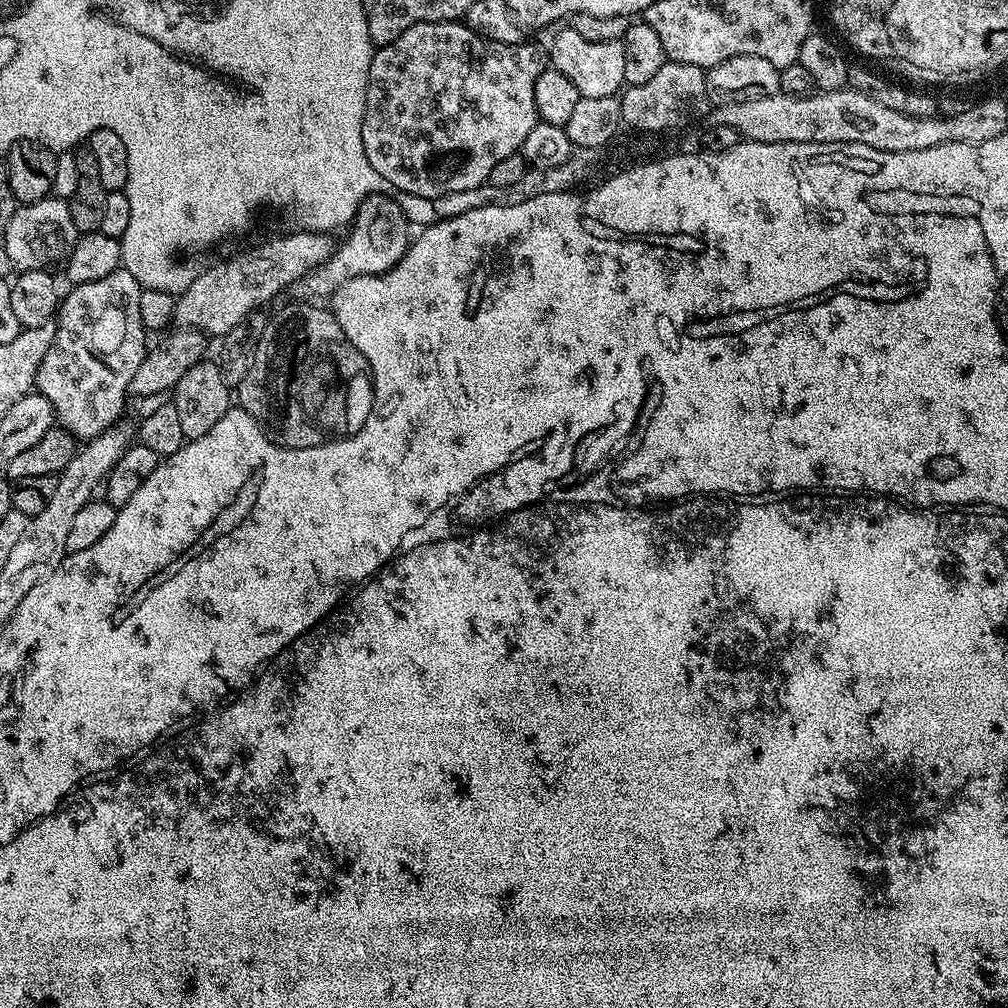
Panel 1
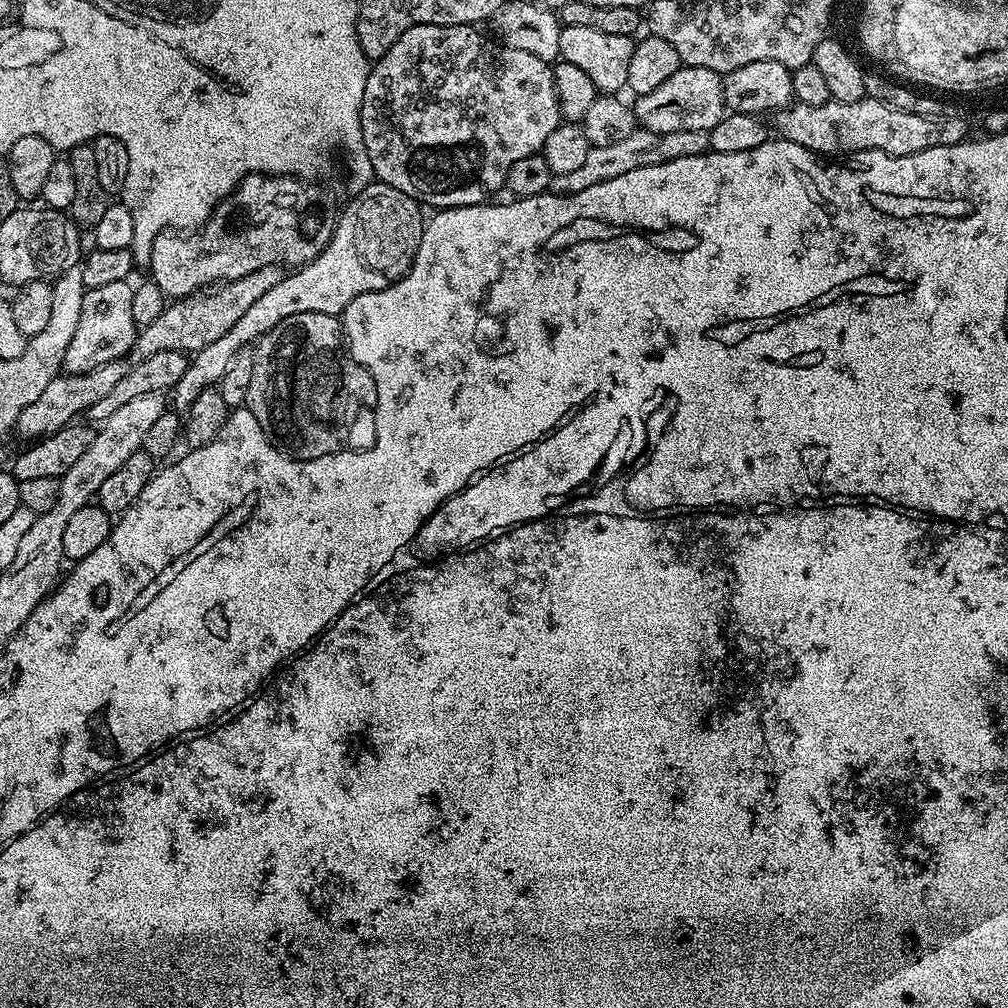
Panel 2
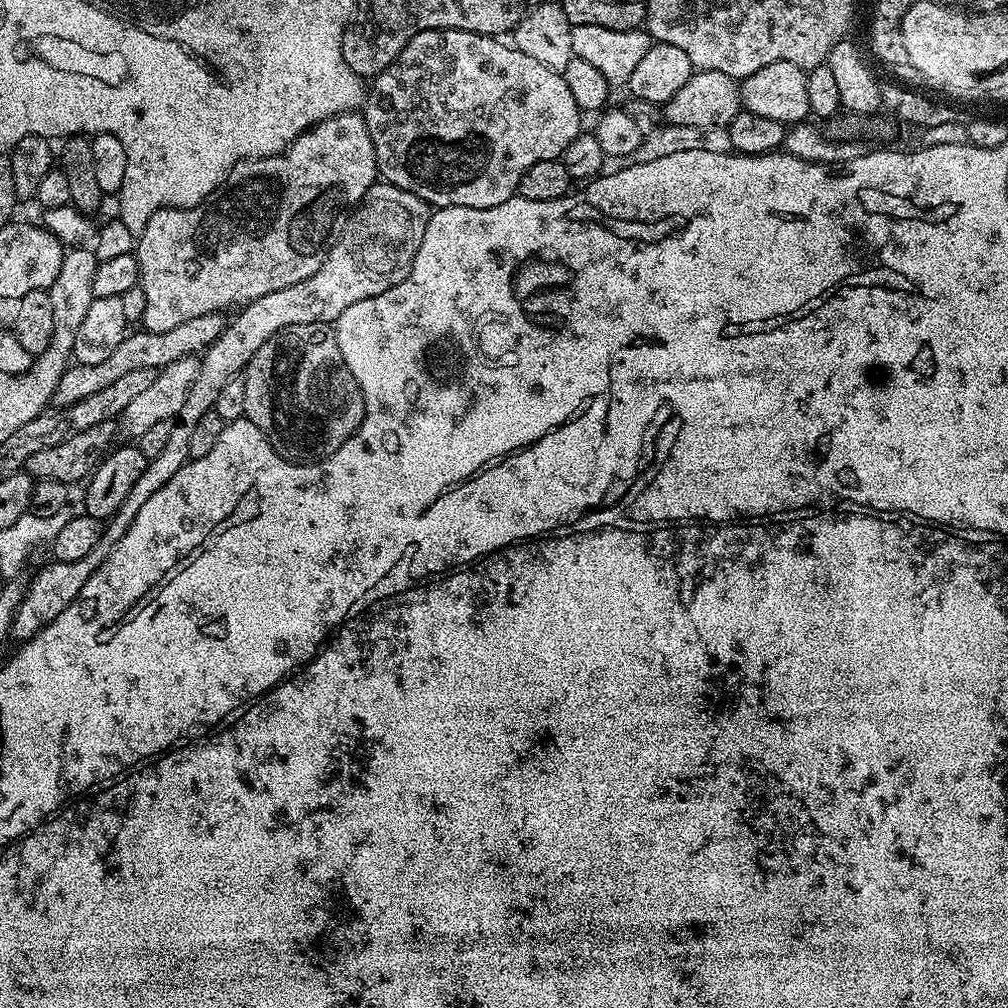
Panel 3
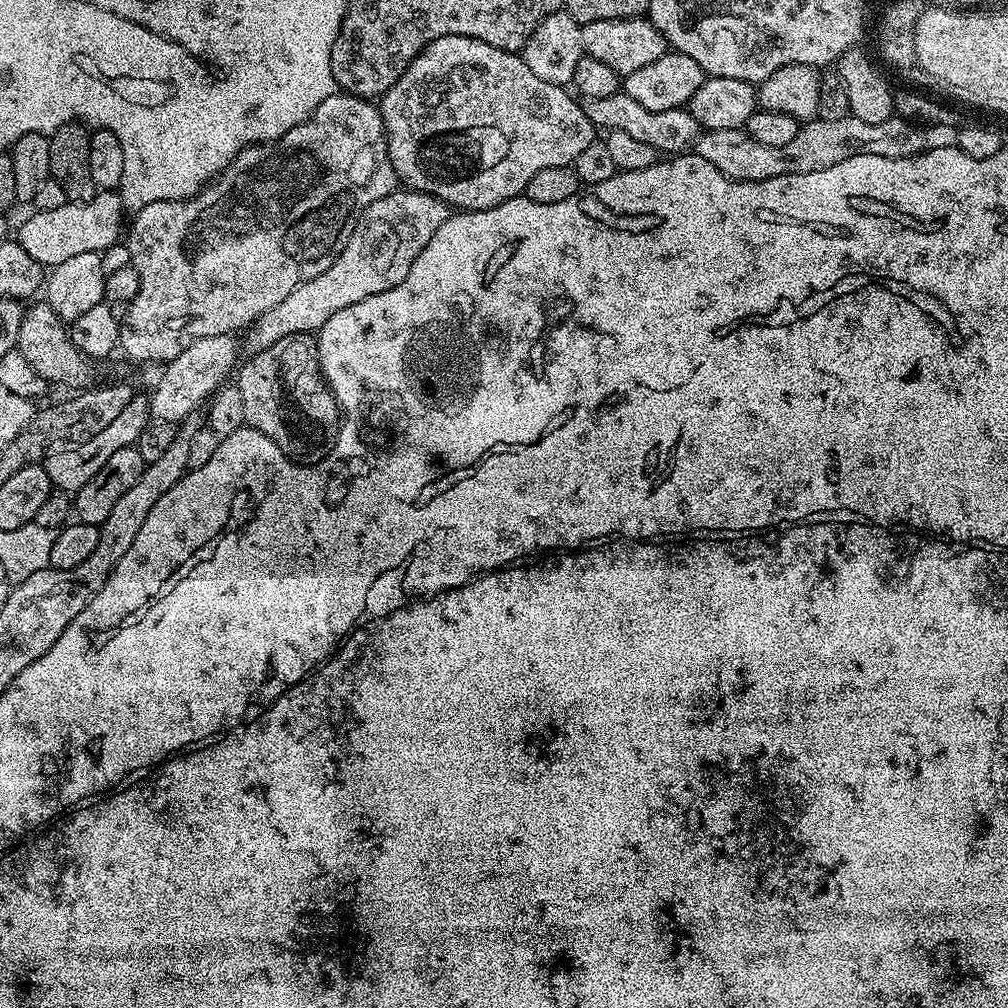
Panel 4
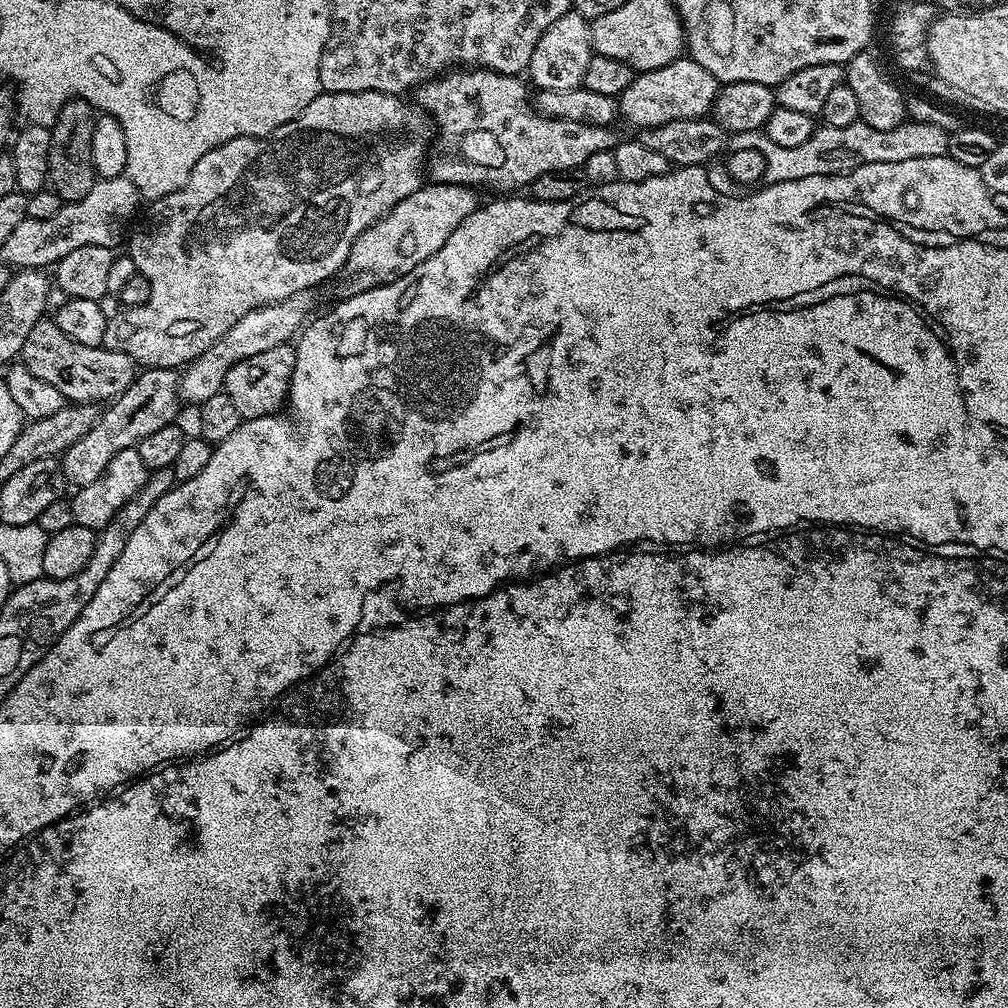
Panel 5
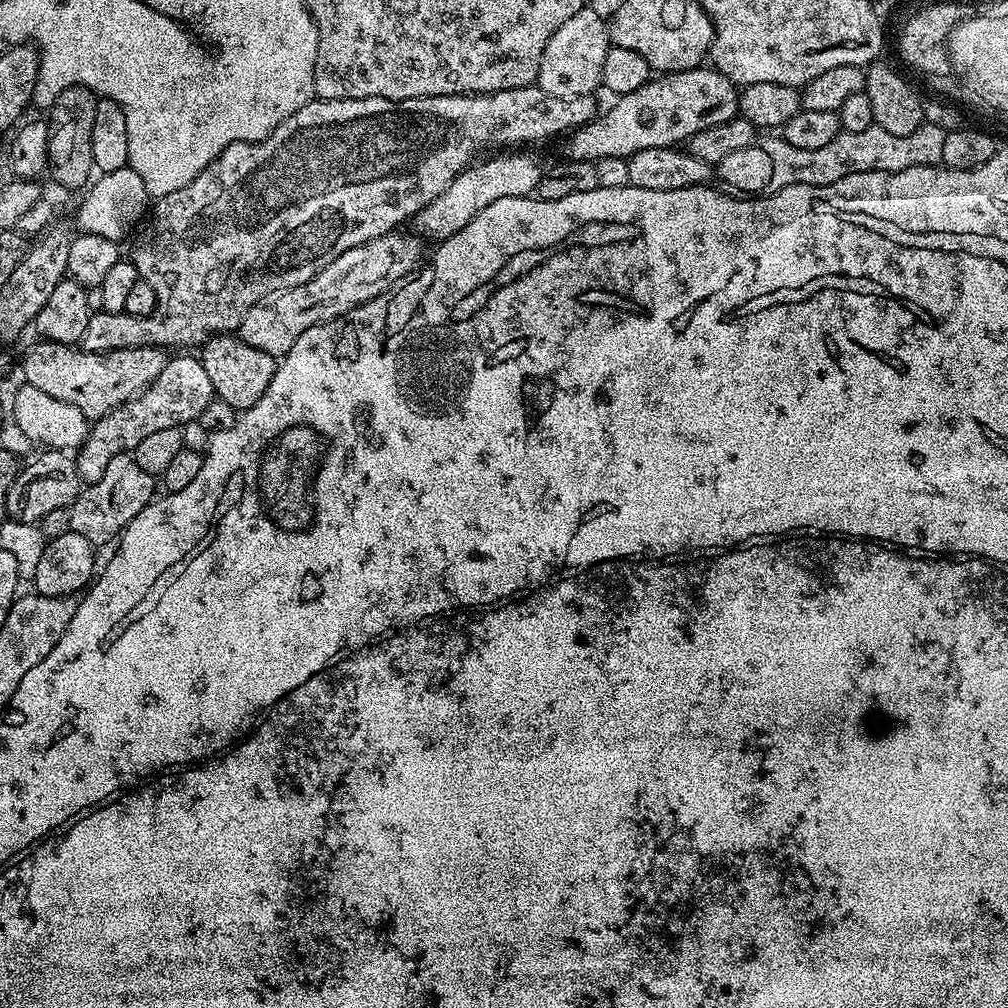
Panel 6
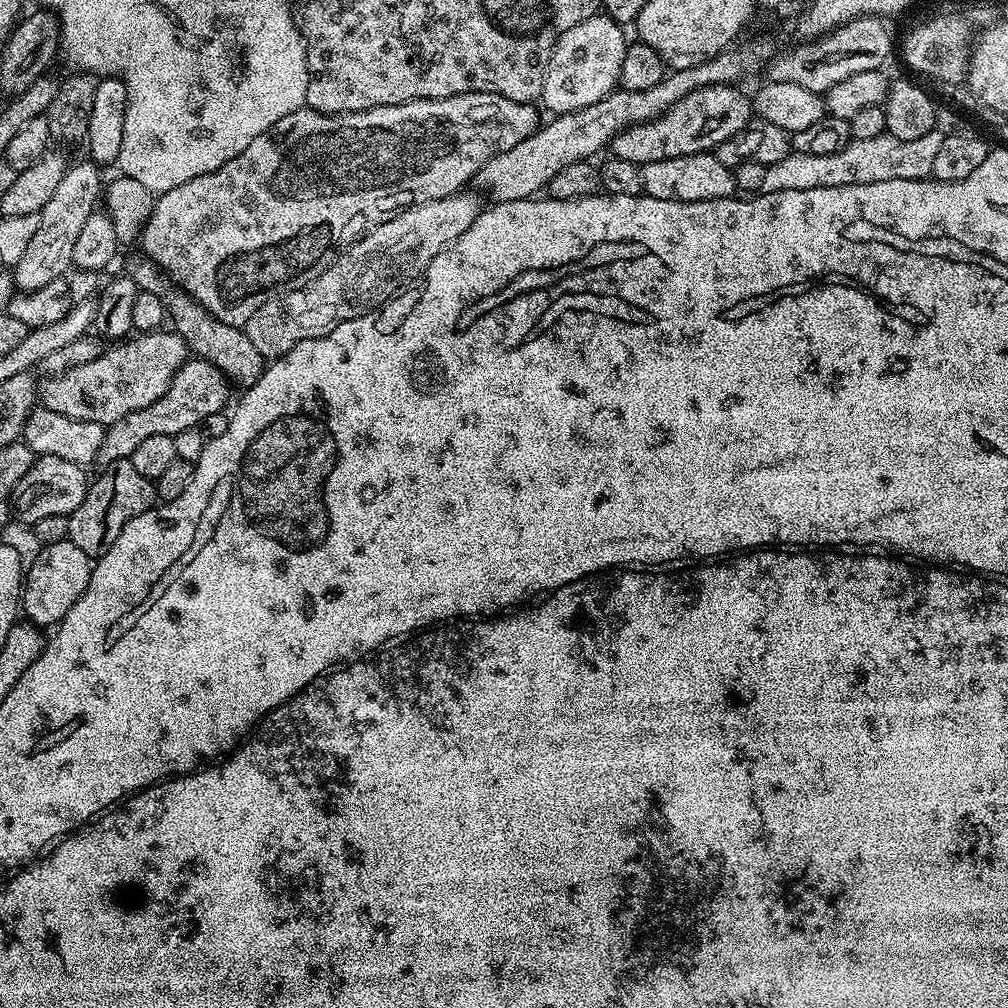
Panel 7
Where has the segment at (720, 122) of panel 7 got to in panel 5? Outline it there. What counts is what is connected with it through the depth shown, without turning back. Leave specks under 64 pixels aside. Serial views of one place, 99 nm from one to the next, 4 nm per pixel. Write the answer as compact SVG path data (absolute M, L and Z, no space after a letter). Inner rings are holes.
M681 58L670 62L670 66L658 66L658 70L633 75L632 85L618 98L618 112L636 130L657 128L666 122L699 120L711 113L717 91L718 82L710 70L698 66L698 62L690 58ZM468 66L465 67L463 70L449 70L441 75L434 76L430 80L424 81L423 84L419 85L415 89L414 95L416 95L415 103L419 105L423 111L427 112L429 117L434 121L434 128L435 128L435 136L434 139L431 141L430 144L430 151L426 157L426 176L429 181L438 183L438 184L466 184L469 186L475 186L477 189L483 190L483 188L501 188L501 193L508 194L511 192L508 192L511 190L511 188L524 188L527 189L531 184L538 179L539 176L542 174L550 174L551 172L569 172L572 168L579 168L583 169L584 163L586 162L586 158L590 158L590 154L598 154L599 152L606 152L616 147L618 143L618 136L615 136L614 133L612 133L613 129L611 127L607 128L595 128L594 126L590 126L589 124L583 124L582 122L570 122L569 120L563 120L562 118L550 118L549 116L542 116L539 112L536 111L533 101L530 99L530 92L528 96L528 88L529 85L525 83L523 79L521 79L520 76L504 76L500 72L491 72L489 68L477 68L475 66Z

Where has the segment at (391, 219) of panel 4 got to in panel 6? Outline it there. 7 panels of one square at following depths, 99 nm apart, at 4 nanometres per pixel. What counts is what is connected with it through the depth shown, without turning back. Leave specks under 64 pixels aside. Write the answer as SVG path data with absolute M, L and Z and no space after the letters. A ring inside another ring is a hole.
M512 150L507 154L500 154L504 156L496 156L493 160L481 159L462 169L458 178L454 178L454 182L450 182L450 186L446 186L446 190L442 190L442 194L434 198L434 202L422 206L422 210L416 213L415 231L421 237L429 236L432 242L439 242L458 234L462 226L466 226L466 222L482 214L482 210L486 210L490 202L498 202L498 198L532 196L540 181L542 167L528 152L531 151Z

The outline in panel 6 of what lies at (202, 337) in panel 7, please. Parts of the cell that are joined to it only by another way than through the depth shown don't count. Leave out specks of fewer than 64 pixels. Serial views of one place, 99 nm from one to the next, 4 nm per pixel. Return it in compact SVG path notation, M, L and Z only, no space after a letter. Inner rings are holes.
M236 334L211 336L199 349L198 358L202 366L206 366L210 386L214 386L216 391L215 399L226 402L237 410L252 408L254 402L258 402L258 398L266 394L266 386L270 386L270 378L274 378L278 363L277 357L266 354L266 350L254 350L254 346L250 346Z

